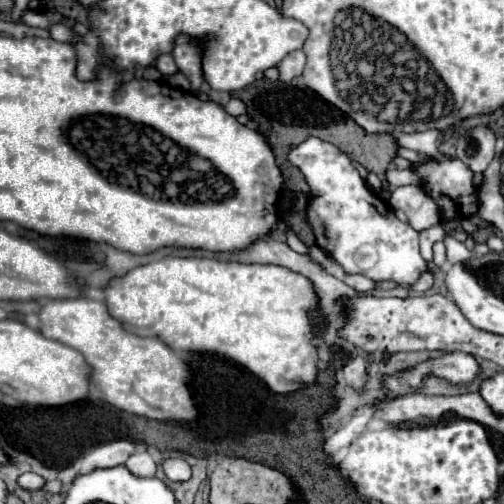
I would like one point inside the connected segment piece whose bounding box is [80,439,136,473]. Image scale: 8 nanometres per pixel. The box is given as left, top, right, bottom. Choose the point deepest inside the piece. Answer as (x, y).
(114, 453)

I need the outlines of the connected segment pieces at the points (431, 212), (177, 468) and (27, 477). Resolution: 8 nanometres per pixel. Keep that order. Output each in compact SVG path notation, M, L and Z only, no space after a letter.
M418 185L394 189L388 203L394 209L402 209L408 215L408 223L410 227L414 227L414 231L424 231L440 223L438 205Z
M168 457L160 463L160 467L164 469L164 477L168 481L188 481L192 477L192 469L188 465L186 459L182 457Z
M24 473L24 475L18 479L18 483L20 483L20 487L24 487L24 489L40 489L40 487L44 485L44 479L42 479L40 475L36 475L36 473Z

